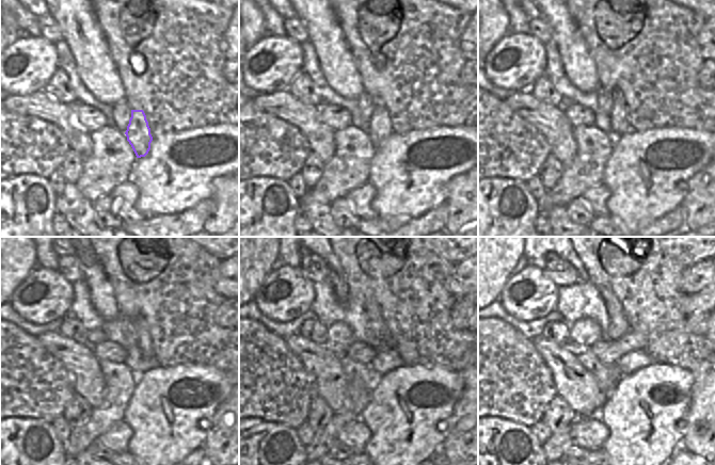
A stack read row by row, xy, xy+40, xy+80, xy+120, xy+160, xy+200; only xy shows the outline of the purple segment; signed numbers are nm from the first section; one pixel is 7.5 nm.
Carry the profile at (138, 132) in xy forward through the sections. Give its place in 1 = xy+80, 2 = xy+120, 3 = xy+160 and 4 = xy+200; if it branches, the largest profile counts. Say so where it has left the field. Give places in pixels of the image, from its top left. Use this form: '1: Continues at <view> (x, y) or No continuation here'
1: Continues at xy+80 (619, 125)
2: Continues at xy+120 (144, 343)
3: Continues at xy+160 (372, 309)
4: Continues at xy+200 (613, 306)

